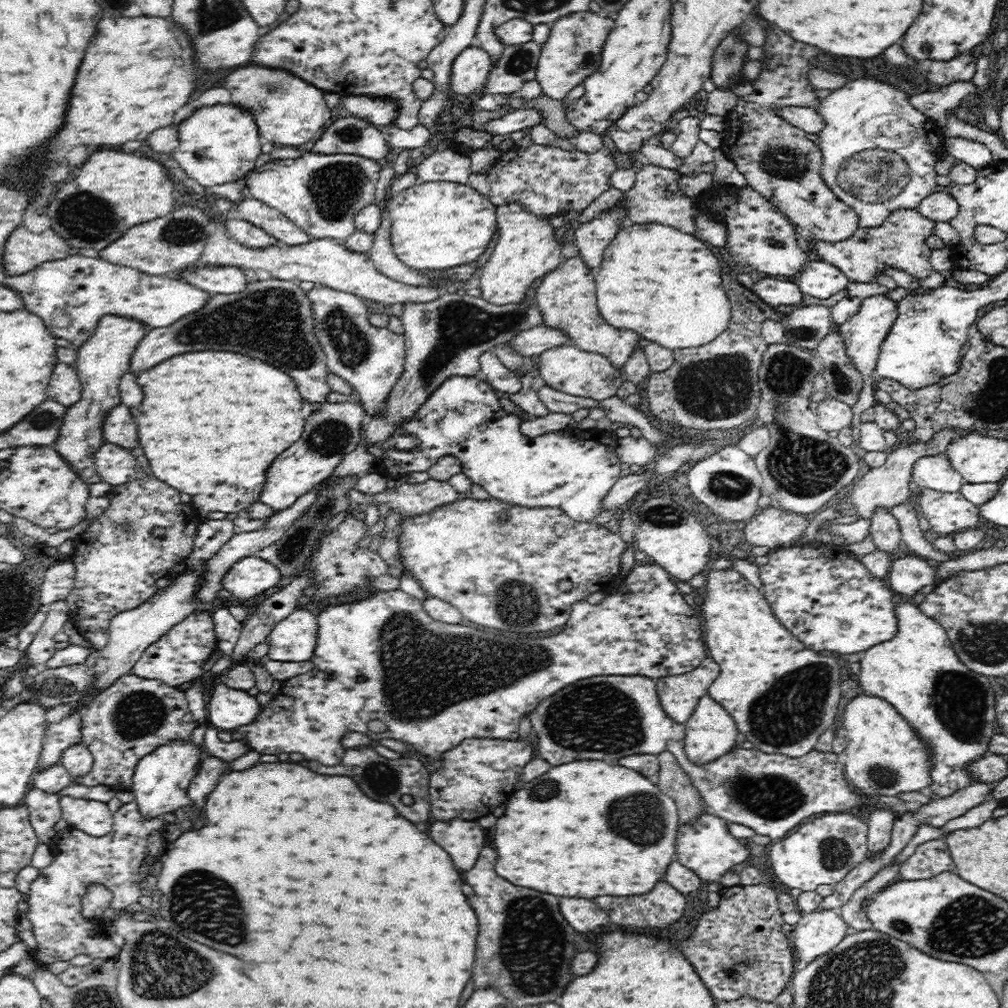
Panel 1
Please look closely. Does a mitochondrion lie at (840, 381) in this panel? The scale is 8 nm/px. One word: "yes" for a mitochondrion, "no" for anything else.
yes

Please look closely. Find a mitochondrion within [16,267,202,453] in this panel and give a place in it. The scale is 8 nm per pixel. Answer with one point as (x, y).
(45, 419)

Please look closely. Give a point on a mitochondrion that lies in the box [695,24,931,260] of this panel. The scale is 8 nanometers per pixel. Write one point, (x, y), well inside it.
(876, 175)

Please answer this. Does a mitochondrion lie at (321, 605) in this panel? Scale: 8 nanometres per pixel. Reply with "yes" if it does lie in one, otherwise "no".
no

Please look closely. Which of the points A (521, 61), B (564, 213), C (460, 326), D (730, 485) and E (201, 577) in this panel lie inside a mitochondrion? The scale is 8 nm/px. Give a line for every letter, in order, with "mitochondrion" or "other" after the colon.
A: mitochondrion
B: other
C: mitochondrion
D: mitochondrion
E: other

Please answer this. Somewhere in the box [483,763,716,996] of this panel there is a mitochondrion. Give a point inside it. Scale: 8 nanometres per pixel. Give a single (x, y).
(641, 817)

